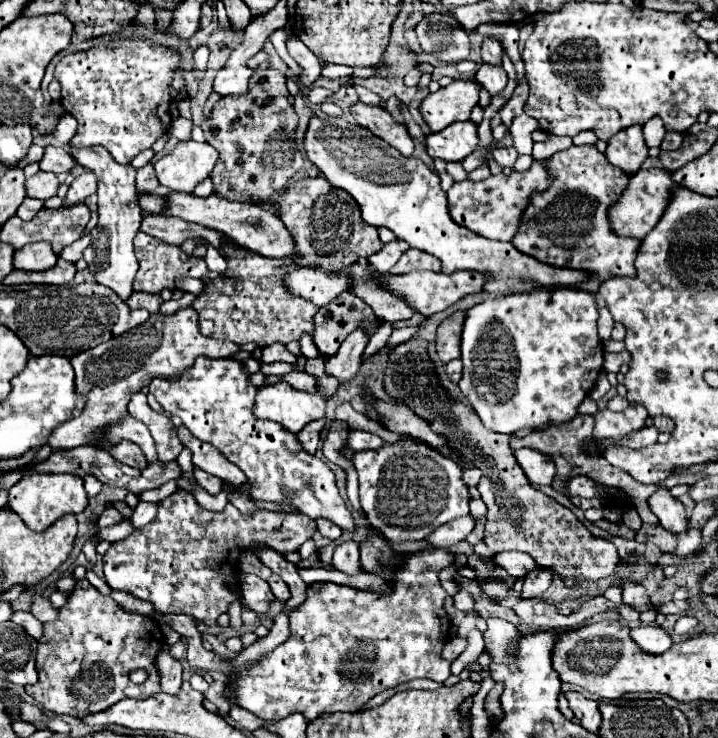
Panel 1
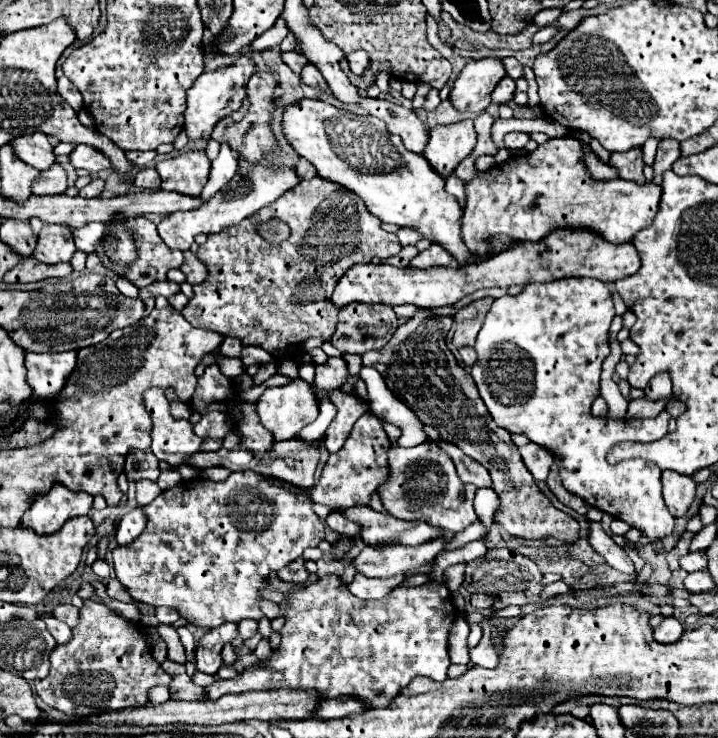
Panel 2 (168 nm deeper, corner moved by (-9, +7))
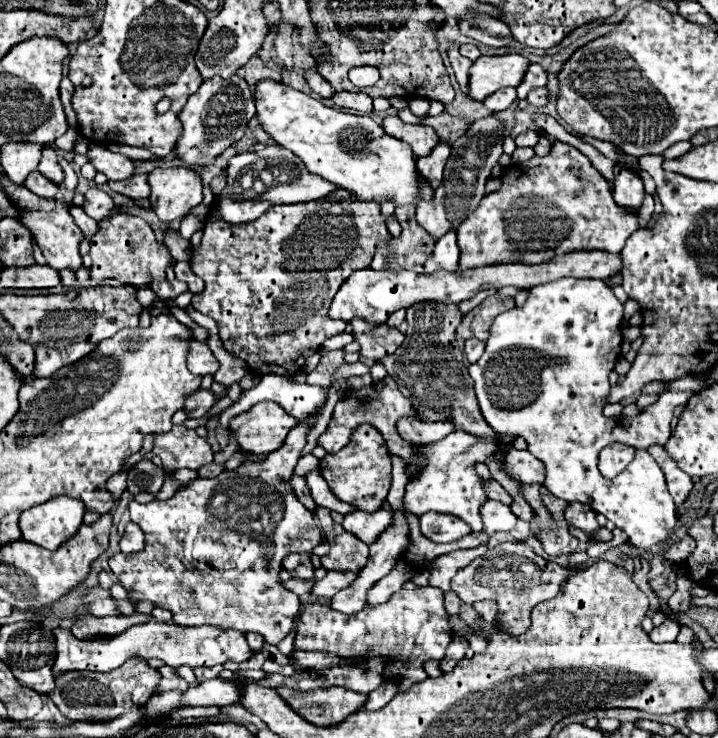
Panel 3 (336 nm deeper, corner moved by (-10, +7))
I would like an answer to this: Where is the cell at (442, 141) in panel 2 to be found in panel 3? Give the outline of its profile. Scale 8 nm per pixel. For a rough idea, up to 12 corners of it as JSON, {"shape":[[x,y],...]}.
{"shape":[[441,141],[431,155],[415,159],[419,175],[435,189],[451,147]]}

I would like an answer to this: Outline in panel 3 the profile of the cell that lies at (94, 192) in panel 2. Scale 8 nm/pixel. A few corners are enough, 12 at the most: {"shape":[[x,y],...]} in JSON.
{"shape":[[99,187],[85,193],[83,211],[103,221],[113,199]]}

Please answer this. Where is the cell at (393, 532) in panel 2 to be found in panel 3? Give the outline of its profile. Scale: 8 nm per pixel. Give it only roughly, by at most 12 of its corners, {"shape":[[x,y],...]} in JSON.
{"shape":[[423,513],[421,533],[435,543],[451,543],[471,533],[449,513]]}

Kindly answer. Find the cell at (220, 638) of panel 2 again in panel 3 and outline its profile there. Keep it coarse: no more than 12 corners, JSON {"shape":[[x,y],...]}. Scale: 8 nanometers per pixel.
{"shape":[[149,621],[103,641],[55,629],[53,675],[129,657],[177,669],[243,663],[239,631]]}

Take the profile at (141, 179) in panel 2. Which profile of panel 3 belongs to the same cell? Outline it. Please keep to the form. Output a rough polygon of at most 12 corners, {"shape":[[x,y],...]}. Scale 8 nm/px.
{"shape":[[147,175],[109,181],[115,193],[141,201],[149,197]]}

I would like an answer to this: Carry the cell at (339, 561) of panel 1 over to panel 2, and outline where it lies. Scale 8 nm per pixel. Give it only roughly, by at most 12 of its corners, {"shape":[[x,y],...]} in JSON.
{"shape":[[402,573],[390,578],[362,577],[350,583],[360,599],[380,599],[398,587]]}

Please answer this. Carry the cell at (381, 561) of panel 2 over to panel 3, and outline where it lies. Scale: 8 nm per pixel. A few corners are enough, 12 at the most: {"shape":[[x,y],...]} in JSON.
{"shape":[[327,571],[315,581],[313,595],[329,601],[339,589],[353,583],[357,573]]}

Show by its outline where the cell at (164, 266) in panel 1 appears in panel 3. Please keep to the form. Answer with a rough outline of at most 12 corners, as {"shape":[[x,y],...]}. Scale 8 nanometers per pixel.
{"shape":[[127,213],[99,223],[91,279],[165,279],[171,253]]}

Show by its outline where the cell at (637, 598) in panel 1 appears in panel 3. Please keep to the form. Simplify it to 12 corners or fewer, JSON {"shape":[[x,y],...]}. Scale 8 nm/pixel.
{"shape":[[567,503],[565,519],[587,535],[599,529],[595,511],[583,503]]}

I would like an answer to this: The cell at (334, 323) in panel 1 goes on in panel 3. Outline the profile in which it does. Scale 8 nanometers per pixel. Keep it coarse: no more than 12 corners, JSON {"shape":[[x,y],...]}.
{"shape":[[385,323],[351,325],[361,355],[379,361],[395,353],[403,335]]}

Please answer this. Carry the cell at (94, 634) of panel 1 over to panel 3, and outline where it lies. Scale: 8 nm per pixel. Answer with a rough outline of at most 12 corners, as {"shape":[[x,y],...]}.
{"shape":[[133,657],[109,673],[57,677],[69,721],[111,721],[145,705],[157,669]]}

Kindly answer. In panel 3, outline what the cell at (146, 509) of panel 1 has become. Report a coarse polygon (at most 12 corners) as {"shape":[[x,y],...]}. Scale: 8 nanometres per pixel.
{"shape":[[129,523],[121,537],[123,553],[139,553],[145,545],[143,531]]}

